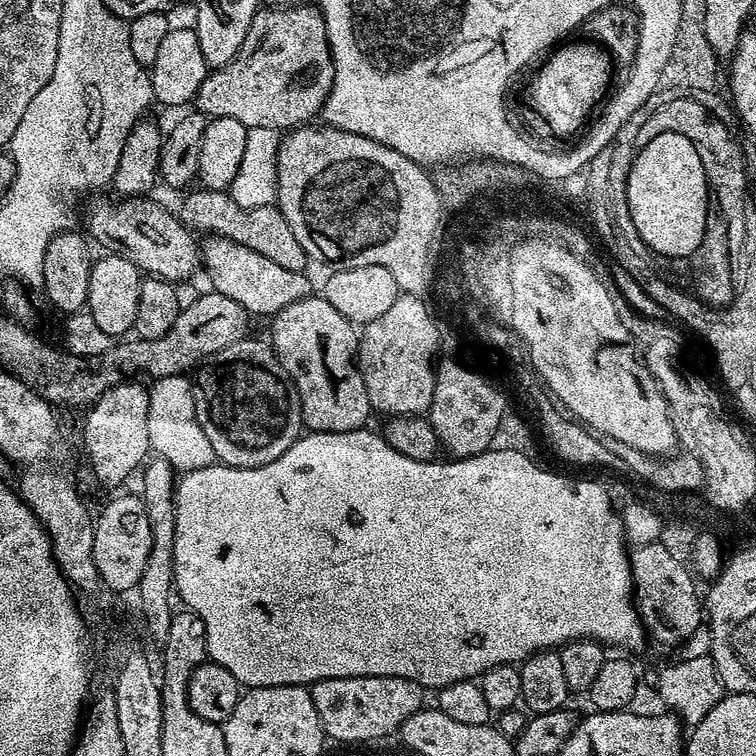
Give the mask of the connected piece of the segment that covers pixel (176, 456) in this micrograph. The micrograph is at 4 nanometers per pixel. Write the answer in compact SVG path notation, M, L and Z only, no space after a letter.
M187 375L153 379L148 388L148 421L150 422L150 448L155 455L166 458L173 469L180 472L202 470L217 463L214 446L206 438L206 430L198 426L192 382Z

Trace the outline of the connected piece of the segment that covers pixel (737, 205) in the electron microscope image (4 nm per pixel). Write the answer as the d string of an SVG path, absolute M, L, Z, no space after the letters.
M691 96L685 98L674 98L662 103L658 108L654 109L648 117L640 124L640 129L636 132L634 138L637 145L650 142L650 138L658 138L658 134L682 134L682 138L690 138L690 142L694 142L694 150L698 150L698 158L702 158L702 166L706 170L706 178L710 187L711 195L714 197L714 204L718 209L719 215L723 217L728 225L728 238L732 242L743 241L744 238L744 208L750 203L748 196L748 168L744 165L744 152L740 149L740 144L735 140L733 129L727 128L721 120Z

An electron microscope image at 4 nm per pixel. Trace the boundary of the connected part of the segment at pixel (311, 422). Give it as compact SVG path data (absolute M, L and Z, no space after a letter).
M320 294L286 306L271 317L270 324L270 343L296 387L304 428L314 432L345 432L365 427L373 407L355 361L358 332L354 325Z

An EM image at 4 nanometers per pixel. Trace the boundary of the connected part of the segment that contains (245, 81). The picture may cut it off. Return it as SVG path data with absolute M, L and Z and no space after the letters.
M304 2L297 4L294 7L288 8L273 8L271 6L261 7L254 16L254 21L250 24L250 29L247 30L246 39L239 47L239 52L229 62L226 67L213 69L209 71L206 79L203 80L202 85L198 88L198 94L194 101L195 111L204 113L209 119L216 119L218 117L235 118L238 122L242 122L249 128L256 129L274 129L277 132L284 132L295 127L301 127L309 123L315 115L316 117L323 111L326 98L332 93L334 80L334 68L332 60L332 52L329 50L329 40L326 34L326 26L324 15L321 13L317 5L312 4L308 6Z

